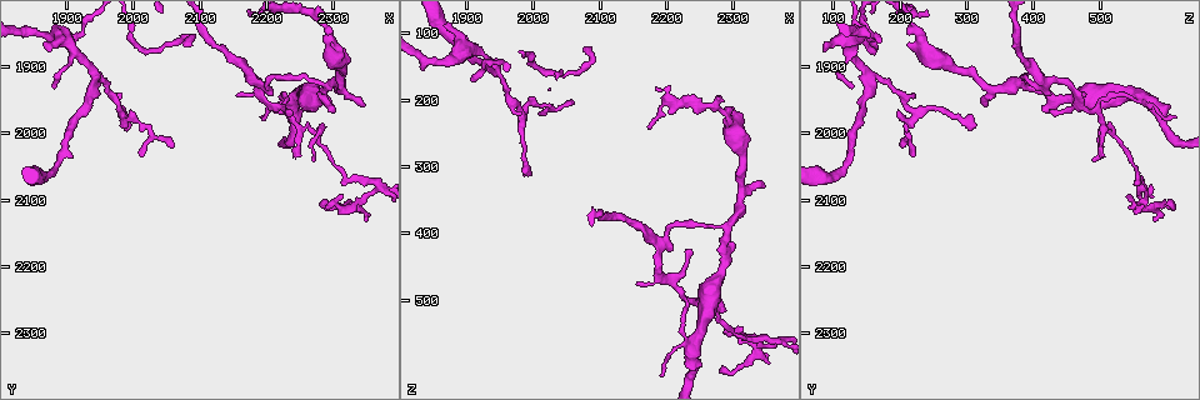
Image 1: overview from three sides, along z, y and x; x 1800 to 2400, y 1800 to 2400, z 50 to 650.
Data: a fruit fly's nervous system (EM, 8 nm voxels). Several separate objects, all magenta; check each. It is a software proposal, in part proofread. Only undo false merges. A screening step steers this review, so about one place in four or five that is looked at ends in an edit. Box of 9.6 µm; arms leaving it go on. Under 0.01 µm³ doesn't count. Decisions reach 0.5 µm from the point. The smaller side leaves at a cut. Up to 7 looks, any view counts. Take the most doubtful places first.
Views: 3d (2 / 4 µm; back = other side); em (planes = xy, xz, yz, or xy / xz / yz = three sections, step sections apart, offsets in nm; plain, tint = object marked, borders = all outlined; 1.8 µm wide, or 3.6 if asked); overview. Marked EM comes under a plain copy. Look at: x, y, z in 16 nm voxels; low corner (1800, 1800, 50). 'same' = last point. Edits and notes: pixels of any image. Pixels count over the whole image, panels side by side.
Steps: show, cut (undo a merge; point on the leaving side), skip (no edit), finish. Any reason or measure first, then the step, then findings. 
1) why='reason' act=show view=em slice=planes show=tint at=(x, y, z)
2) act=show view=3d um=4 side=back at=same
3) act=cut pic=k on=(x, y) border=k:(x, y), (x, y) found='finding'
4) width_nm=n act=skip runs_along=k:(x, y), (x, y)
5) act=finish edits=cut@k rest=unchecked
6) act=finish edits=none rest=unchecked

act=show view=em slice=xy step=16 show=tint at=(2335, 2105, 575)

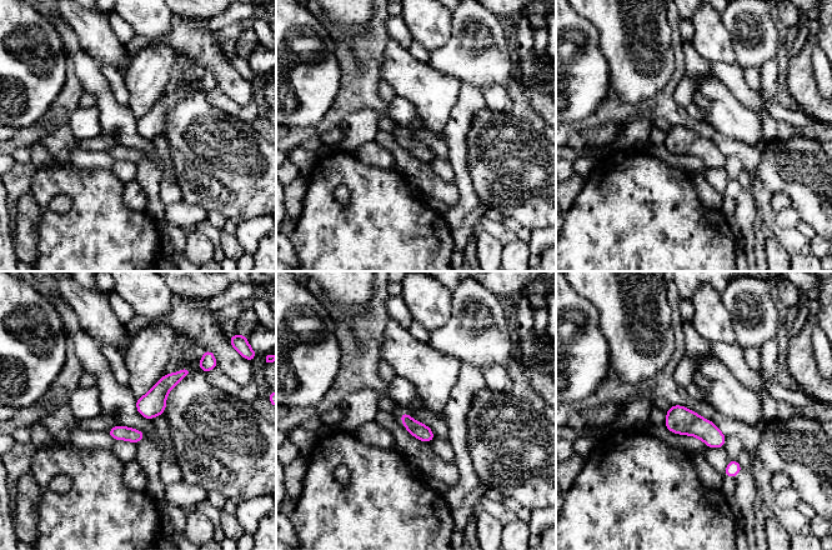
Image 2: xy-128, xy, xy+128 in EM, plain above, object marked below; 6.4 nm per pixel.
why='another direction' act=show view=em slice=planes show=tint at=same

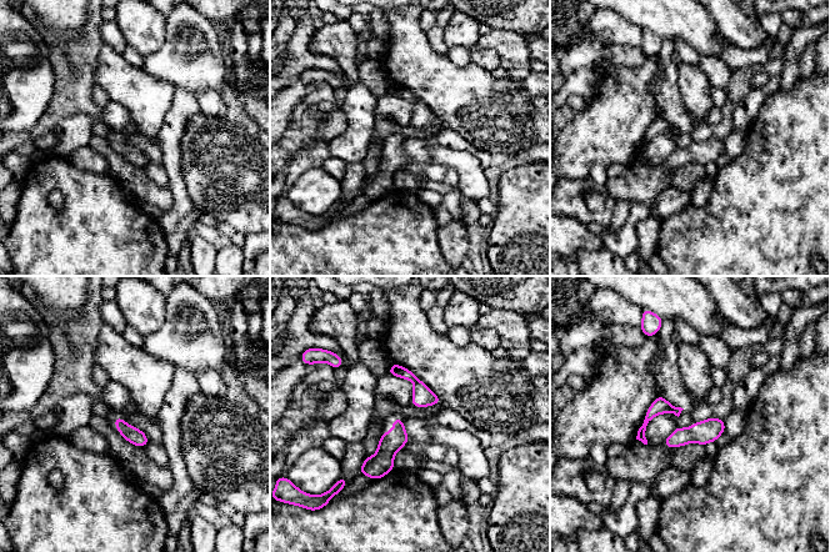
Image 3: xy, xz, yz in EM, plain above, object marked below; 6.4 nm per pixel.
act=skip runs_along=3:(398, 421), (398, 436), (363, 471) found='continuous, no second cell'

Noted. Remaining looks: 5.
why='three arms meet' act=show view=em slice=planes show=borders at=(1940, 1915, 155)

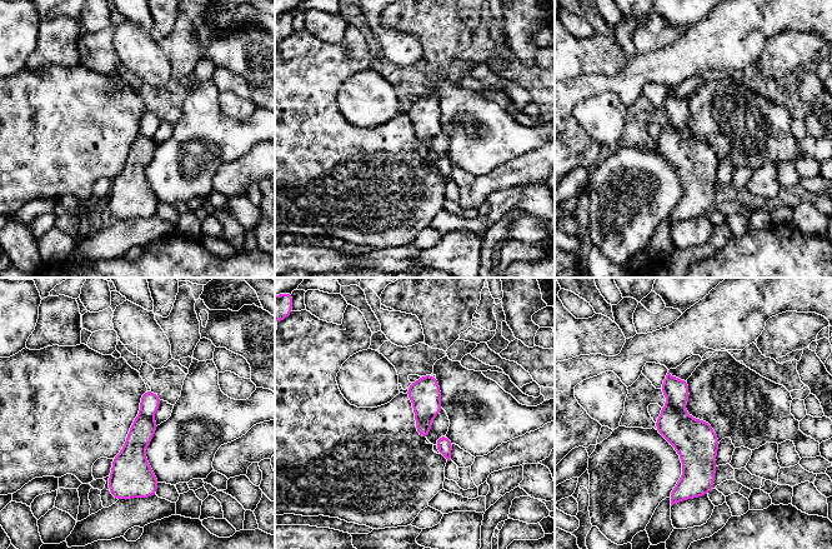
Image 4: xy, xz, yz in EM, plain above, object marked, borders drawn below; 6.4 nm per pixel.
width_nm=160 act=cut pic=4 on=(693, 439) border=4:(667, 402), (682, 409) found='a second cell is stuck on'

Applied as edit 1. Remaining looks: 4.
why='arms part here' act=show view=em slice=xy step=8 show=tint at=(2290, 1925, 390)

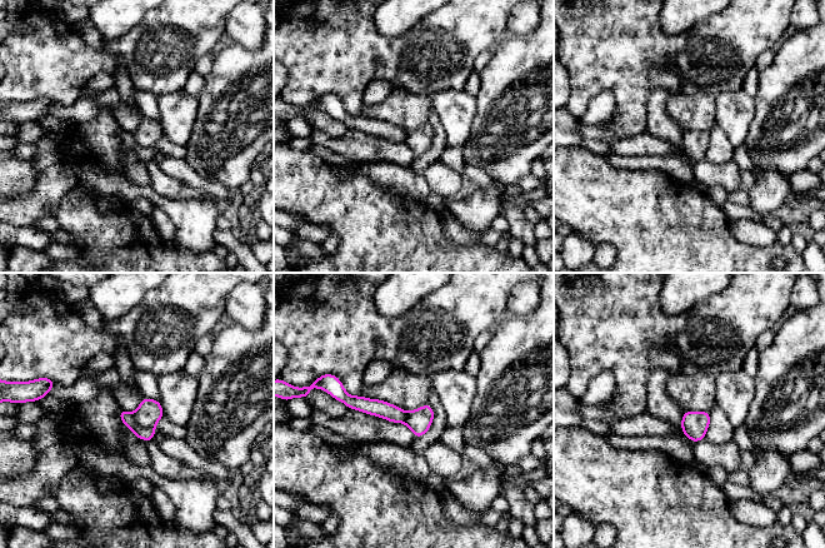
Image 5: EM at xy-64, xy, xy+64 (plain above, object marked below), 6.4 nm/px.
act=cut pic=5 on=(126, 418) border=5:(131, 413), (138, 424), (153, 428) found='a second cell is stuck on'

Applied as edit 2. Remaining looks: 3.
act=finish edits=cut@4,cut@5 rest=unchecked

